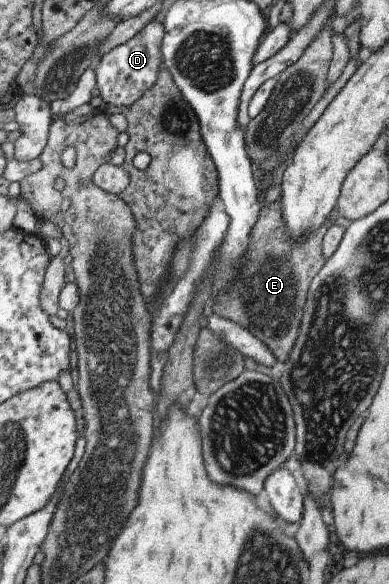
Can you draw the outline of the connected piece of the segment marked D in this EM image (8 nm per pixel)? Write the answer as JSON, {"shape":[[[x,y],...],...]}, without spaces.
{"shape":[[[150,21],[132,38],[115,46],[93,64],[95,87],[104,104],[124,107],[127,111],[154,85],[162,67],[160,44],[164,37],[162,22]]]}

